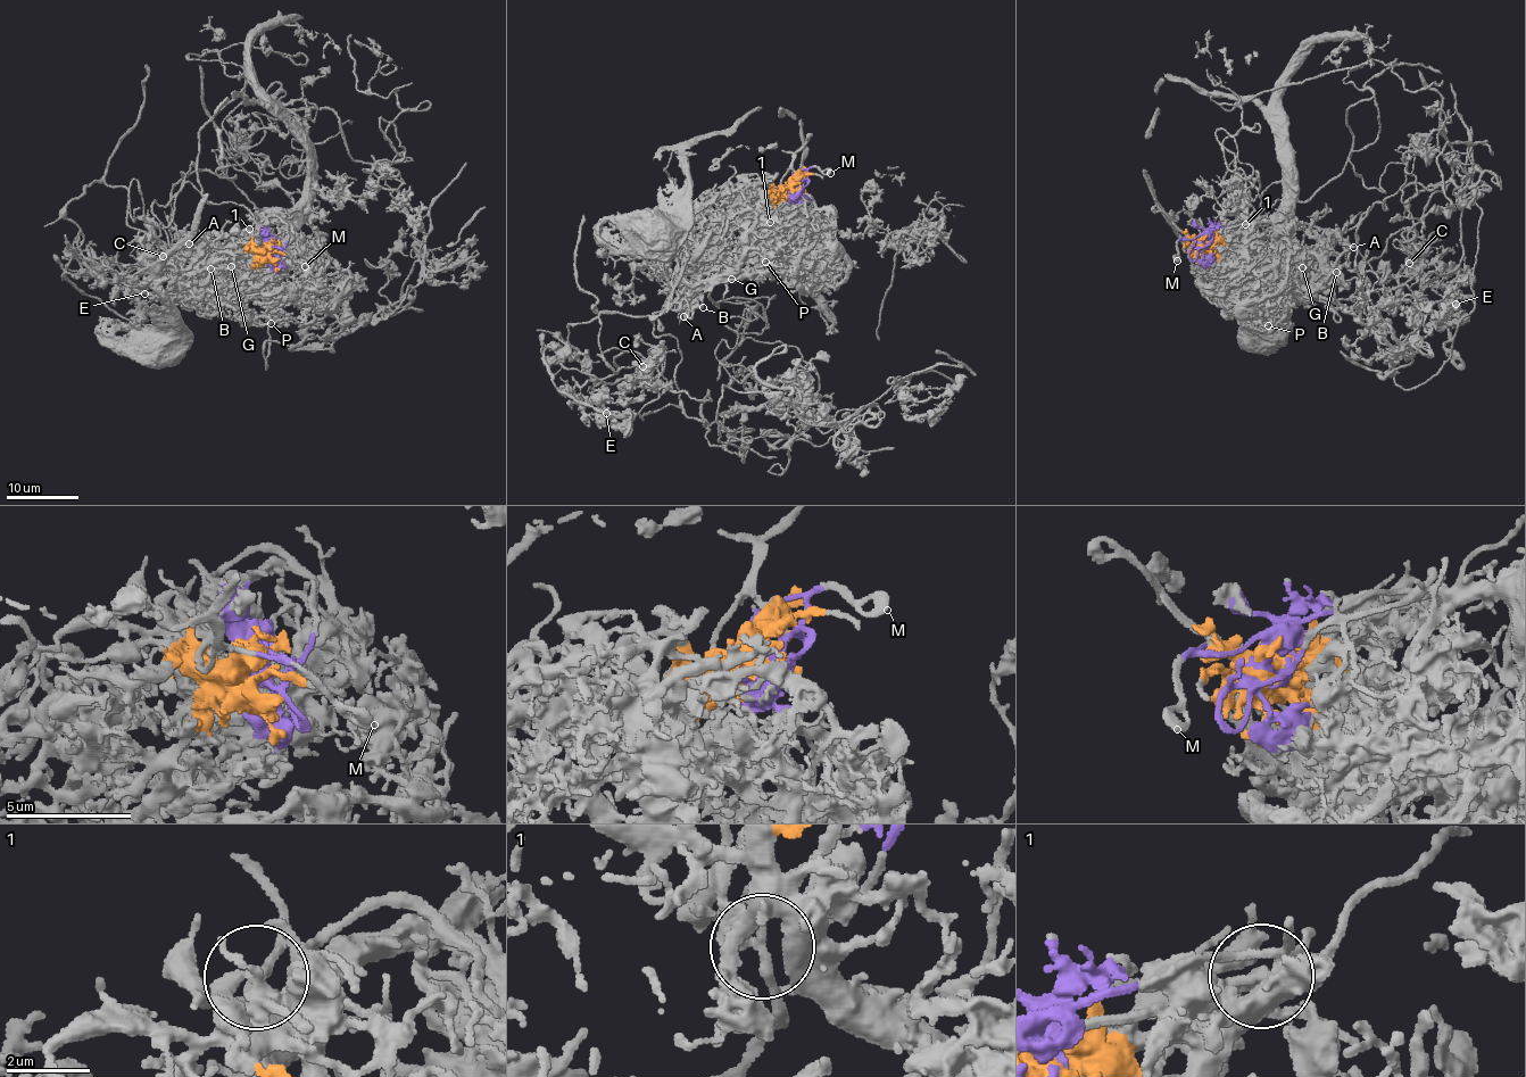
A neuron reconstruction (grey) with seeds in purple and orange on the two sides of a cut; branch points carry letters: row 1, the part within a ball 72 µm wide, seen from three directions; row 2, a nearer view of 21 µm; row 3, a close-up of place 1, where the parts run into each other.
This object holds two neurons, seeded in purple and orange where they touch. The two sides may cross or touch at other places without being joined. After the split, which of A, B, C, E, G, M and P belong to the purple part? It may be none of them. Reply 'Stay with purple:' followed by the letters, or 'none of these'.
Stay with purple: C, E, M

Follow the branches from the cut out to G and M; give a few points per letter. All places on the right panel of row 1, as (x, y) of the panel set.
G: (1203, 242), (1217, 255), (1229, 259), (1241, 272), (1275, 270), (1288, 262), (1302, 267)
M: (1203, 242), (1180, 240), (1177, 262)

